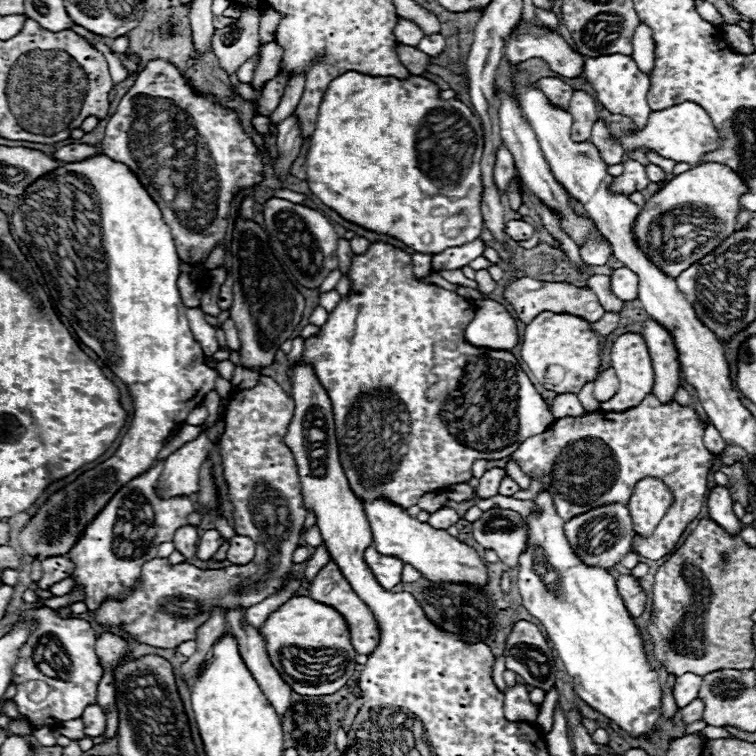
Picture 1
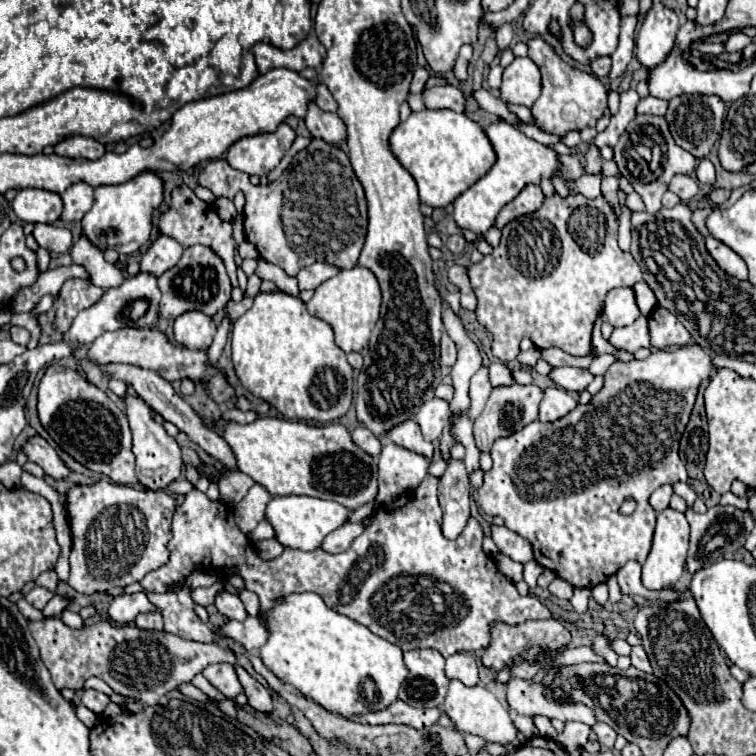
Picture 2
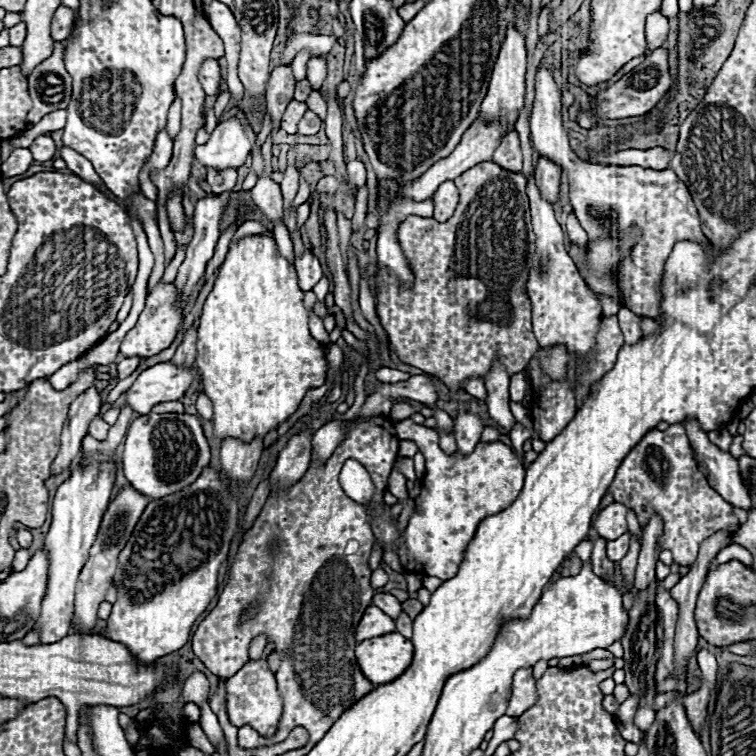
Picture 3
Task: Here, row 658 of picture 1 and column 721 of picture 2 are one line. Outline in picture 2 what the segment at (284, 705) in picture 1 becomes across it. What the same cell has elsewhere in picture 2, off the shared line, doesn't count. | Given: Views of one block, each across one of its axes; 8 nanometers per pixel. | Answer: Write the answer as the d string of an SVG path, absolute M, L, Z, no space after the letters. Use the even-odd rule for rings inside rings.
M708 236L706 238L706 248L710 252L710 256L716 260L716 264L732 278L738 278L738 280L746 280L748 278L748 266L744 264L744 260L734 252L730 250L728 246L724 246L720 240Z

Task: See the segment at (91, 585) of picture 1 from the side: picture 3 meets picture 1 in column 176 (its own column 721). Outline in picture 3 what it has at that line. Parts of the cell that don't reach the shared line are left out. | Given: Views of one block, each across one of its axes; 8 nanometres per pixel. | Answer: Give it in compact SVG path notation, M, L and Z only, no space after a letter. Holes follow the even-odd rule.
M670 424L666 432L656 428L646 432L646 436L622 460L608 492L612 492L616 502L622 502L636 512L640 526L644 526L654 512L662 516L664 534L660 546L662 550L672 550L674 562L680 566L692 566L702 540L714 532L738 530L738 518L732 514L734 506L710 488L704 474L698 470L682 424Z

